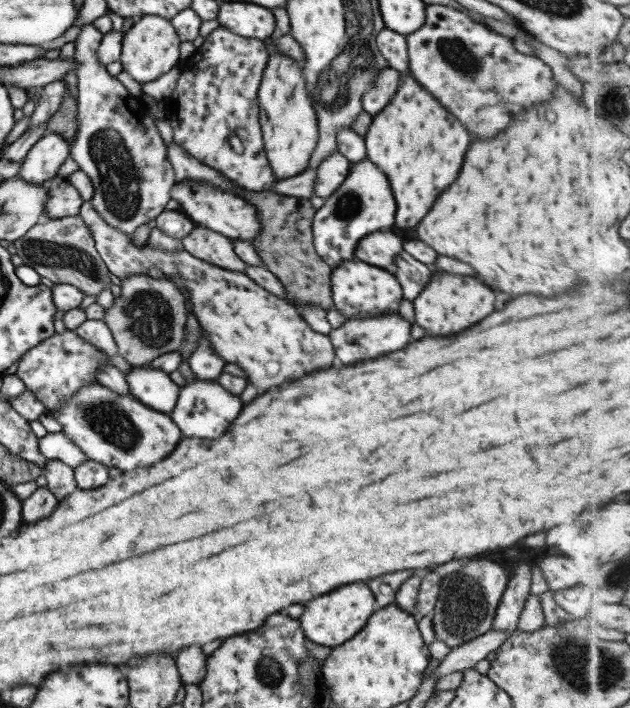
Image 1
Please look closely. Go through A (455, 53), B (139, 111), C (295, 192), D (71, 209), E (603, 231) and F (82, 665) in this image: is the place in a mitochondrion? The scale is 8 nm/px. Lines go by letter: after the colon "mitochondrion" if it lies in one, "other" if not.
A: mitochondrion
B: other
C: other
D: other
E: other
F: other

